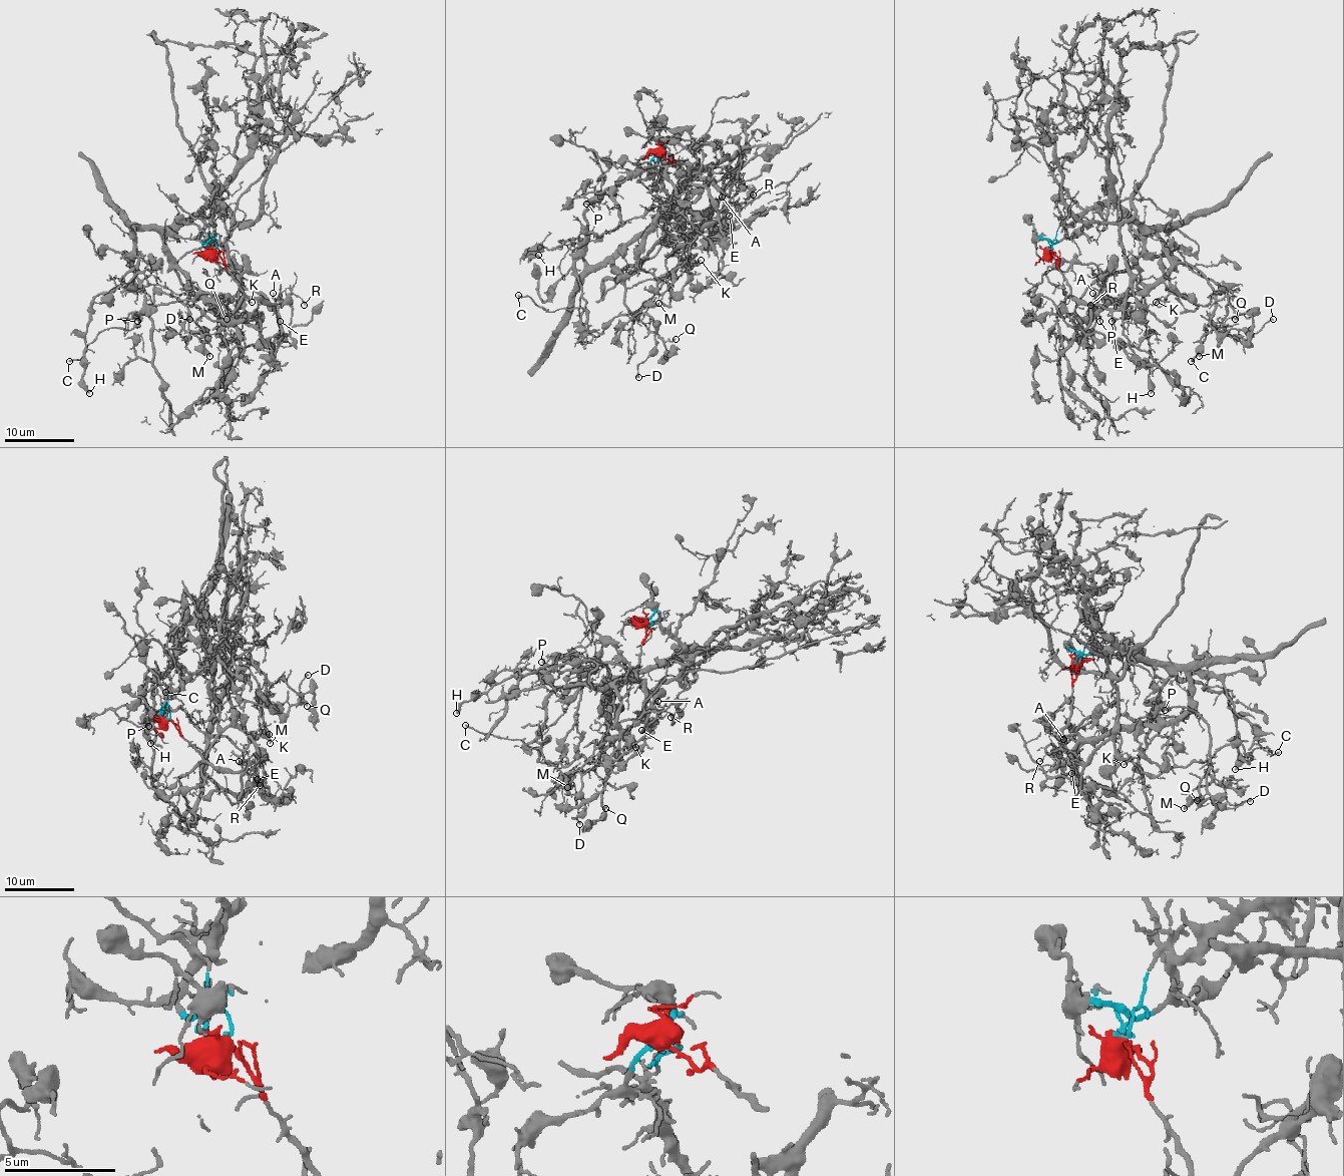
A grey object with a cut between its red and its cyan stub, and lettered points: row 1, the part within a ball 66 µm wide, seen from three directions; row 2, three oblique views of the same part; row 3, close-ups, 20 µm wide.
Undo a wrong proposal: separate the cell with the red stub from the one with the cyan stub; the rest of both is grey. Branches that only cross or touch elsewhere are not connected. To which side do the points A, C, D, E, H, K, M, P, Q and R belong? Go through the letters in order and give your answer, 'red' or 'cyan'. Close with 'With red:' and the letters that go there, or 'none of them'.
A: red
C: red
D: cyan
E: red
H: cyan
K: red
M: cyan
P: cyan
Q: cyan
R: red
With red: A, C, E, K, R

